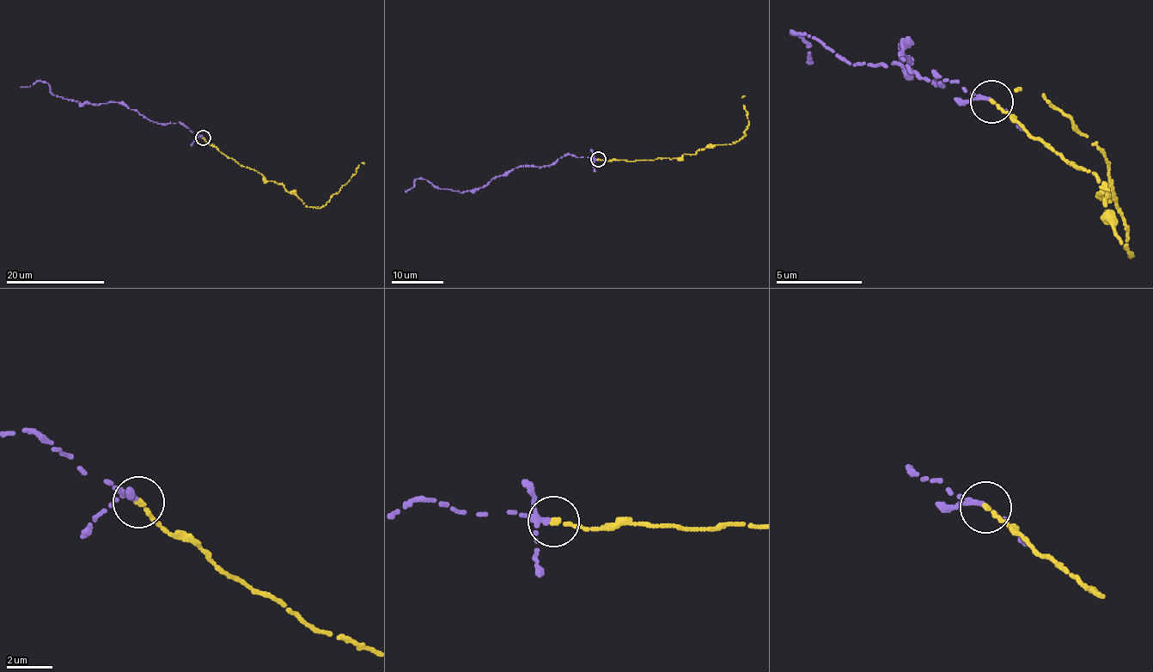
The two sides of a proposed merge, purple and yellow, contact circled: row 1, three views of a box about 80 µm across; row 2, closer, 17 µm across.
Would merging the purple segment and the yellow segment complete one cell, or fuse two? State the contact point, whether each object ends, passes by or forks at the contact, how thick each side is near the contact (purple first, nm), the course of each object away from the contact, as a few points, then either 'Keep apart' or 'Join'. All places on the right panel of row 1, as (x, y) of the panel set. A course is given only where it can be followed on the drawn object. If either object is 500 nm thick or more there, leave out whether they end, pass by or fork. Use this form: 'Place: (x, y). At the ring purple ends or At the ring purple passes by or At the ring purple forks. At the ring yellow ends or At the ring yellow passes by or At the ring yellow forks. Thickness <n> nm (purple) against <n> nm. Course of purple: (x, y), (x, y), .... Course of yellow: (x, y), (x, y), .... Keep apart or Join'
Place: (991, 101). At the ring purple forks. At the ring yellow ends. Thickness 170 nm (purple) against 200 nm. Course of purple: (990, 99), (933, 73), (939, 87), (902, 62), (905, 43), (910, 64), (885, 68), (790, 33), (811, 62). Course of yellow: (991, 102), (1095, 171), (1131, 257), (1103, 153), (1042, 95), (1018, 92). Join

